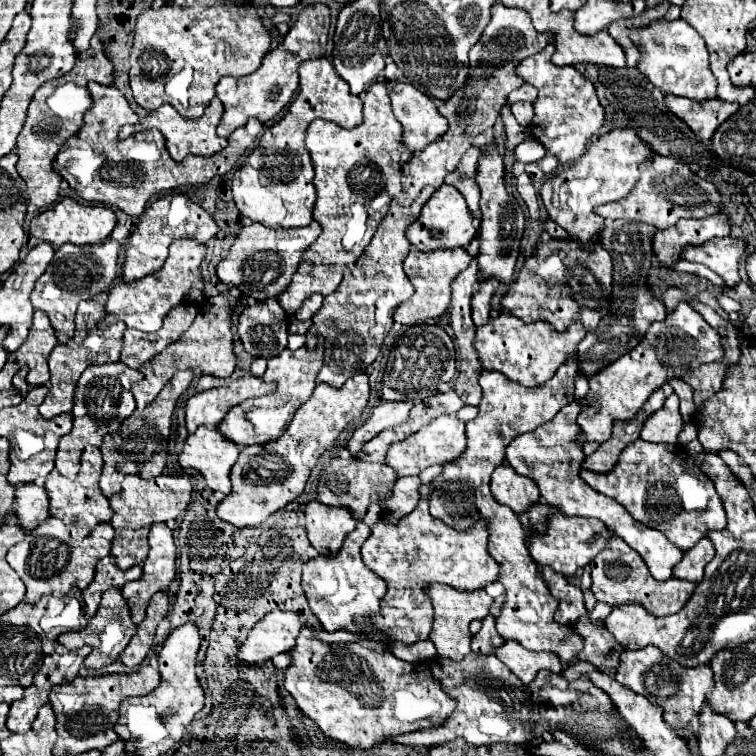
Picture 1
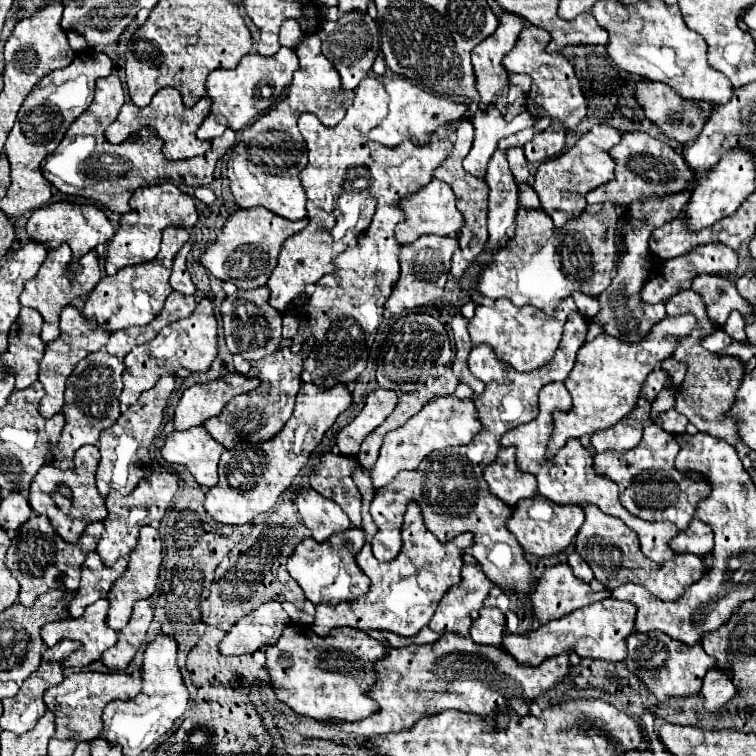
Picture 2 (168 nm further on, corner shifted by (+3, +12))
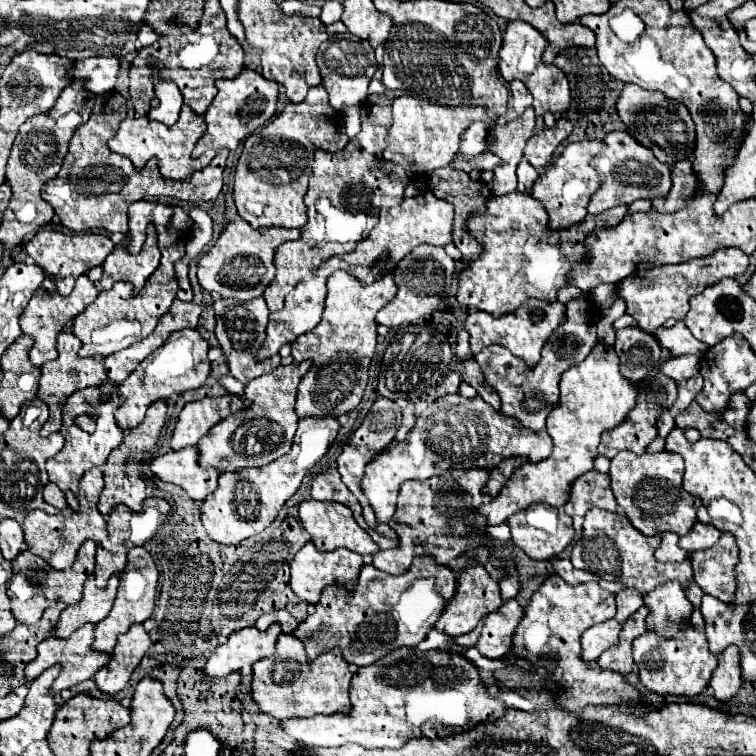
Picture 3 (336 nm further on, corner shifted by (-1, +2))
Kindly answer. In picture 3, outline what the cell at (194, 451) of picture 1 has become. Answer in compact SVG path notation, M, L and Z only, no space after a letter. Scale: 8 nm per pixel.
M186 448L186 450L180 450L180 452L170 450L170 452L162 454L162 456L156 456L156 458L150 462L150 470L152 470L152 474L154 474L156 478L160 478L162 482L176 484L176 486L184 488L194 502L202 502L208 494L212 494L212 492L218 488L218 470L214 470L214 468L202 470L196 460L198 460L198 450L196 450L196 448Z

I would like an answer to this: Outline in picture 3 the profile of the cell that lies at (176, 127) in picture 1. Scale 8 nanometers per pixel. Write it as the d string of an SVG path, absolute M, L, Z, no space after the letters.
M182 106L180 110L180 118L174 126L166 126L162 122L150 122L146 116L136 118L134 112L128 112L124 122L120 124L118 134L108 142L110 150L126 156L132 160L132 164L136 166L136 170L142 170L146 166L148 160L158 158L158 168L162 178L166 180L186 180L190 178L194 172L202 170L204 166L210 164L217 152L208 150L204 152L200 158L192 160L192 148L196 146L196 140L200 140L200 136L206 132L206 122L202 116L194 114L194 110L190 110L190 106Z

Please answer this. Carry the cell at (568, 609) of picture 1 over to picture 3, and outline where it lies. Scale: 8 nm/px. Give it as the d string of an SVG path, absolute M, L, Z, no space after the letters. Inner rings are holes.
M552 574L530 598L524 620L518 624L512 646L504 656L504 666L510 670L522 670L520 660L528 662L530 670L544 668L550 680L562 690L560 708L568 712L582 712L586 706L612 706L620 702L642 702L644 696L636 686L624 680L618 672L604 672L594 662L582 660L580 636L586 628L604 622L616 614L614 594L600 588L598 582L586 582L578 586L566 584L560 576ZM542 660L554 660L554 666L544 666Z

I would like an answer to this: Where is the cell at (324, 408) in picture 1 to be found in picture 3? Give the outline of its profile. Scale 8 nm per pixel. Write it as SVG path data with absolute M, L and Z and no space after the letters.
M304 418L298 424L294 444L288 454L262 468L246 468L238 472L220 474L218 488L204 500L200 508L200 520L208 536L218 544L230 546L240 544L242 540L268 528L276 520L286 500L290 500L292 494L300 488L306 472L328 452L338 428L340 426L336 418Z

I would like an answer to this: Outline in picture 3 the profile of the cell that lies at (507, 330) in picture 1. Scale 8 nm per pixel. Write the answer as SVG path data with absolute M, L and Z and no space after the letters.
M528 298L516 312L510 312L502 318L494 318L490 314L484 314L480 310L472 310L464 322L464 330L470 334L470 348L474 354L478 354L484 346L500 344L506 346L512 354L524 358L530 366L534 366L540 358L540 350L548 336L564 322L564 304L560 302L542 302L538 298Z

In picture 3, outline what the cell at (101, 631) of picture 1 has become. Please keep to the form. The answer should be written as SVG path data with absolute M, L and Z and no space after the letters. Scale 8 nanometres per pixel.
M86 624L86 626L78 628L70 638L64 638L64 640L62 640L62 638L56 638L56 636L46 638L46 640L38 646L38 656L36 656L36 658L26 666L26 670L24 670L24 674L26 674L26 684L30 684L30 682L32 682L34 678L38 678L46 668L50 668L50 666L54 666L54 664L60 664L62 670L60 670L58 678L54 680L54 684L52 684L52 688L50 688L52 694L56 694L56 692L60 692L60 690L64 690L64 688L72 688L72 686L76 686L78 682L84 682L84 680L92 678L92 676L94 676L100 668L104 668L106 662L110 660L108 654L96 652L96 650L90 648L92 638L94 638L94 624Z

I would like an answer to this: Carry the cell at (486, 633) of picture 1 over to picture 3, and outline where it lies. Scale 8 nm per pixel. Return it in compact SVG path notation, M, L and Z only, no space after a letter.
M506 600L502 608L494 614L488 614L482 626L482 634L476 642L476 648L486 658L502 658L512 644L512 634L524 616L524 608L518 600Z

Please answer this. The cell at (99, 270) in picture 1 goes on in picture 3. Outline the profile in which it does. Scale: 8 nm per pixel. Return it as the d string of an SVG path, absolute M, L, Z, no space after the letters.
M86 274L78 278L78 282L76 282L76 286L74 286L74 290L72 290L70 296L60 296L60 294L56 294L54 278L46 278L46 280L42 282L42 286L34 292L32 300L28 302L26 310L24 310L22 316L20 316L20 328L22 328L22 332L28 334L28 336L32 336L32 340L34 340L34 346L32 346L30 352L28 352L30 362L32 362L34 368L40 368L40 366L44 366L44 362L58 358L58 352L56 352L56 336L62 332L62 328L66 326L66 322L70 322L70 320L76 318L80 312L84 312L86 306L96 300L96 296L98 296L98 290L96 290L96 286L88 280Z

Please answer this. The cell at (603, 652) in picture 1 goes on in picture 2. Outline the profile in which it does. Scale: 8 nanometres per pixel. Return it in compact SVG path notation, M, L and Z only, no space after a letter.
M606 598L602 602L594 602L580 610L574 610L566 618L558 618L548 624L542 624L540 628L530 630L526 634L508 634L506 632L502 646L520 664L532 666L532 668L542 664L542 660L546 660L546 658L560 656L570 650L584 658L622 662L626 658L626 638L634 630L634 616L636 616L634 604Z

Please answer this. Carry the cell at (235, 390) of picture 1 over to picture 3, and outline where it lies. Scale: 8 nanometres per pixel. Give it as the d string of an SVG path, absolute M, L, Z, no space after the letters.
M226 394L220 398L202 398L196 402L188 402L176 422L170 446L172 450L182 450L188 446L196 446L198 440L218 422L222 422L228 414L242 410L246 402L238 396Z

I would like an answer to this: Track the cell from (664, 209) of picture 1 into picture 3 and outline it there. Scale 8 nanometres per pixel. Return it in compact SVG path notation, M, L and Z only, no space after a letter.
M618 130L606 134L602 142L606 144L604 156L608 158L610 164L608 168L596 166L602 182L600 182L600 188L594 192L594 198L590 198L590 204L588 204L590 214L602 214L604 210L610 210L618 204L632 204L634 200L640 200L640 198L654 200L670 192L670 186L672 186L670 166L654 158L652 150L646 150L630 134L618 132Z

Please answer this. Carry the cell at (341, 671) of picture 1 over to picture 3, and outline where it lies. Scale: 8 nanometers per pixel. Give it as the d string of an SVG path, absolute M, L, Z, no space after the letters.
M280 634L274 656L258 660L252 670L252 700L264 714L274 716L276 720L310 718L314 714L328 716L350 710L348 690L352 672L340 650L330 650L310 662L298 638L294 638L292 634Z

